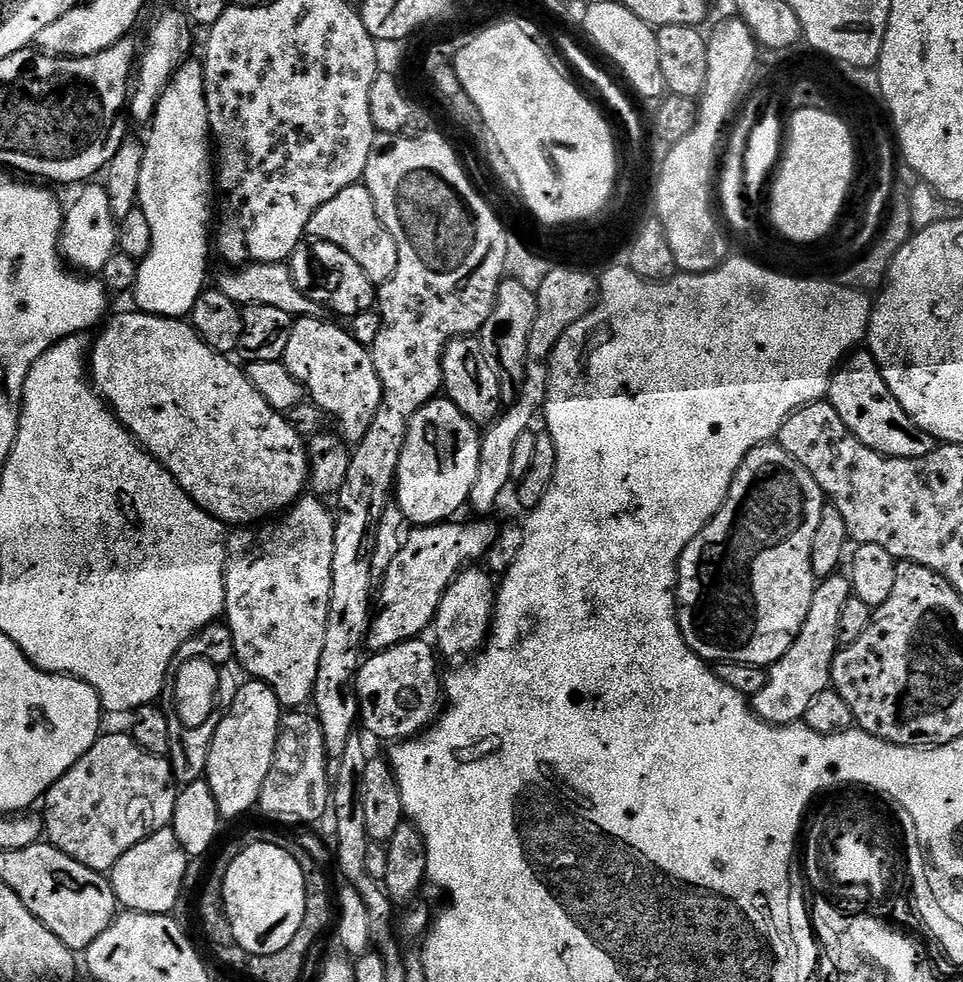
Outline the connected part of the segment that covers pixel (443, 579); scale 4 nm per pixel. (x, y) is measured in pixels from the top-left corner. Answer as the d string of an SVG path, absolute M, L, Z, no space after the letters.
M473 518L469 524L452 524L456 522L445 522L442 524L425 524L423 526L416 526L407 533L406 539L404 541L404 548L398 554L398 558L394 558L394 562L390 562L390 570L386 570L386 578L379 581L378 591L374 596L374 611L372 613L372 631L368 634L368 639L366 641L367 647L371 649L372 652L385 652L387 648L393 648L398 646L402 642L407 640L417 639L424 631L431 629L433 627L434 621L436 619L436 611L438 606L442 602L442 594L446 594L446 590L452 585L452 581L460 575L461 571L469 566L475 565L477 562L483 561L487 557L488 551L491 550L492 544L496 540L497 535L497 525L492 525L488 518Z

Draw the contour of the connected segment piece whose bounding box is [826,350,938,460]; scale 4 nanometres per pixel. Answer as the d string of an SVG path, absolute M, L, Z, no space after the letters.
M856 350L851 353L832 375L832 385L826 397L828 403L838 410L838 418L846 422L850 434L858 438L870 450L883 456L893 456L909 460L910 458L926 458L938 446L938 441L926 434L902 410L898 398L890 394L890 386L886 386L886 378L882 378L880 368L872 353L867 350Z

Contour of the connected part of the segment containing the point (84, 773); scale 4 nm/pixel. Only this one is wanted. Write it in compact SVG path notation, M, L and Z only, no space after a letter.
M127 731L101 735L100 739L54 782L54 786L42 801L42 828L46 833L47 843L52 844L62 854L82 862L95 872L111 873L112 867L138 842L150 838L158 830L169 827L174 818L178 785L172 769L172 761L167 756L150 754L138 746L138 742Z

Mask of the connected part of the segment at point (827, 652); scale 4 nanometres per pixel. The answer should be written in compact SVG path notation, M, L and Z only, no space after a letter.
M837 574L828 576L817 583L814 598L810 598L810 614L806 614L806 622L802 622L802 630L798 638L778 658L778 662L767 669L768 681L758 694L751 697L750 703L768 724L777 726L794 724L803 721L810 702L814 697L822 694L832 683L832 663L838 649L838 622L842 615L842 606L853 595L852 581L847 575Z

